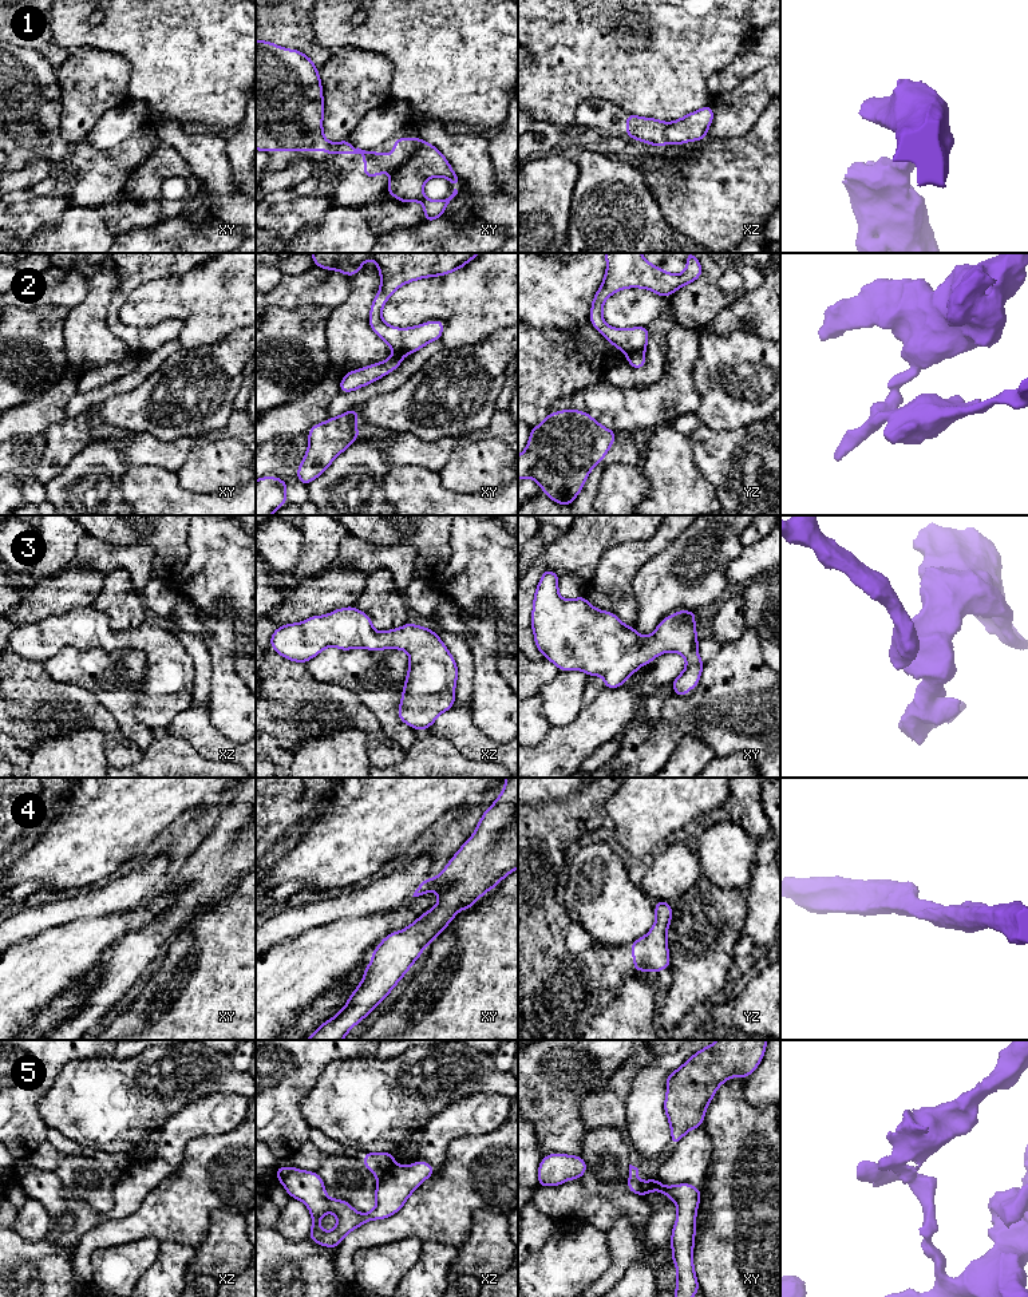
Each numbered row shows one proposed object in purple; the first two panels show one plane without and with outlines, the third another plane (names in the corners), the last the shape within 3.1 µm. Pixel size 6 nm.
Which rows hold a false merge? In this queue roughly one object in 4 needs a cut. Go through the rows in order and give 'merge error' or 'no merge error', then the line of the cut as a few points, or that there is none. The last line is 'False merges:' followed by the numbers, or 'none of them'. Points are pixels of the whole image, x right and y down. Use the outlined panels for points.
1: merge error; cut in xy along (420, 139), (392, 174)
2: merge error; cut in yz along (644, 350), (635, 351), (627, 356)
3: no merge error; no cut
4: no merge error; no cut
5: merge error; cut in xz along (396, 1165), (378, 1183)
False merges: 1, 2, 5

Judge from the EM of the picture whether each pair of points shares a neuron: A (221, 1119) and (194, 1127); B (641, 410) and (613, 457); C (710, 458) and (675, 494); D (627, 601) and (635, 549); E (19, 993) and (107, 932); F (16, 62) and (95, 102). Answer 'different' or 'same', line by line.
A: same
B: different
C: different
D: same
E: same
F: different

